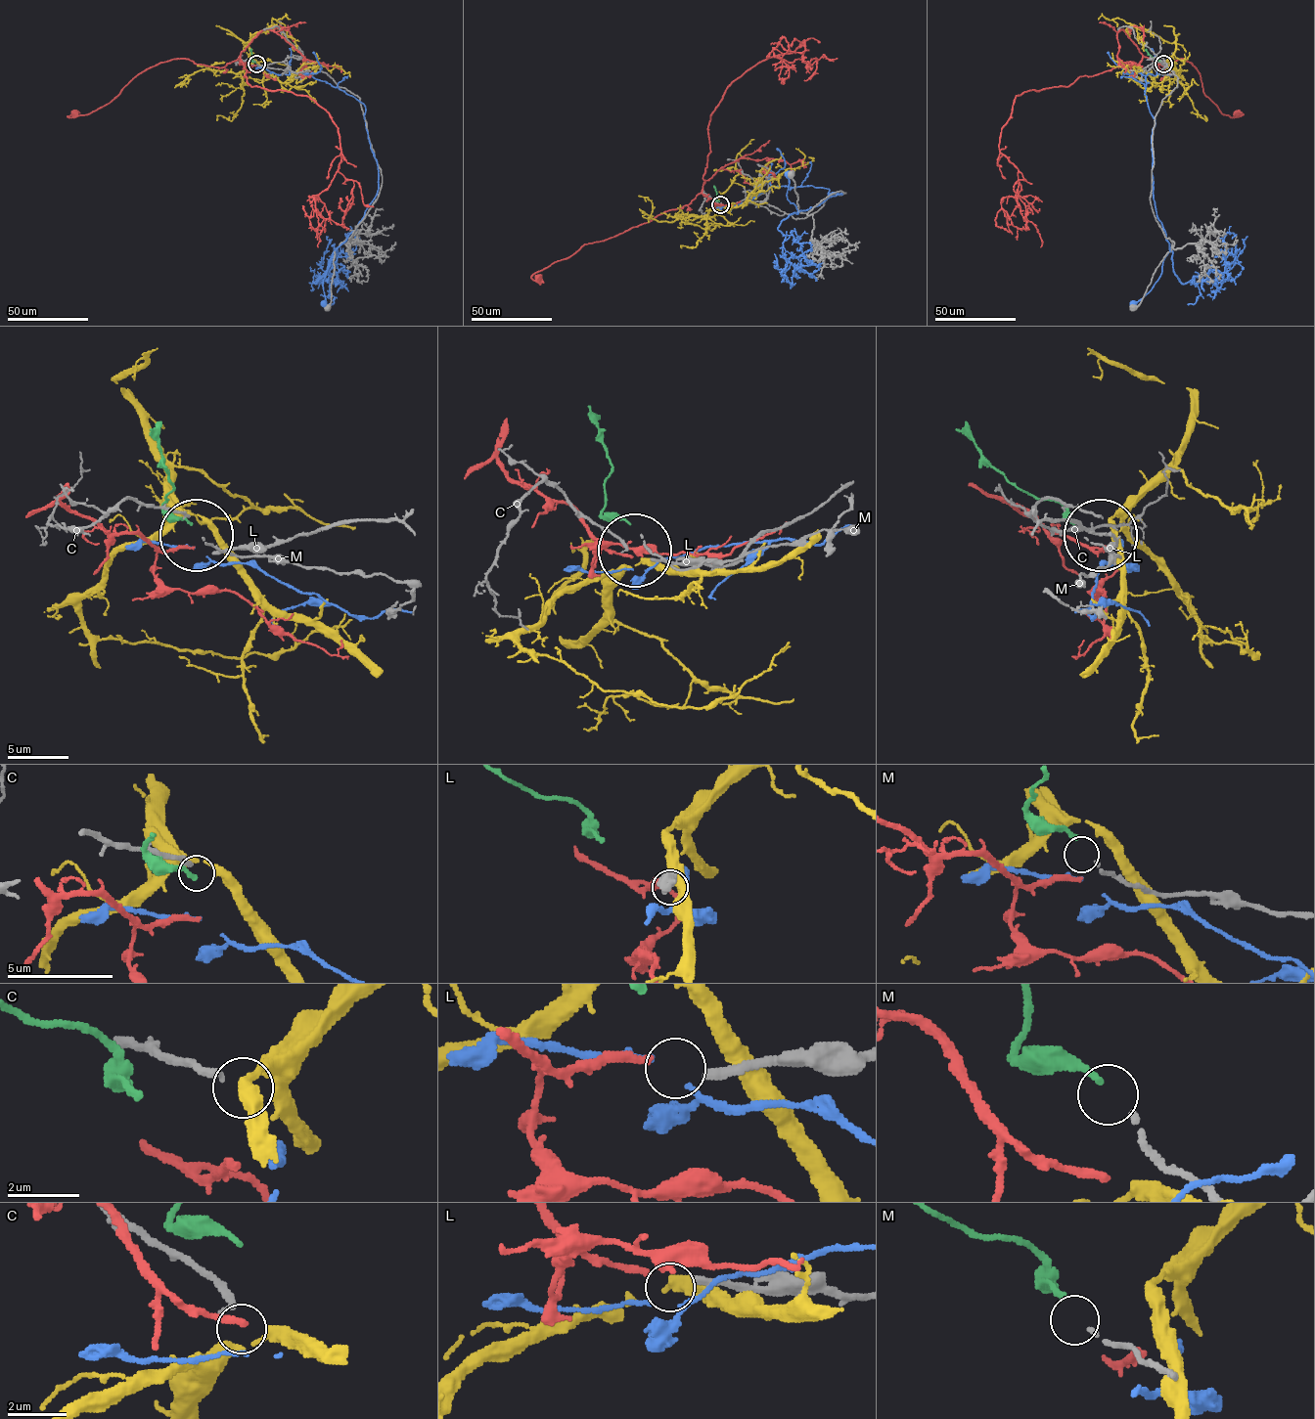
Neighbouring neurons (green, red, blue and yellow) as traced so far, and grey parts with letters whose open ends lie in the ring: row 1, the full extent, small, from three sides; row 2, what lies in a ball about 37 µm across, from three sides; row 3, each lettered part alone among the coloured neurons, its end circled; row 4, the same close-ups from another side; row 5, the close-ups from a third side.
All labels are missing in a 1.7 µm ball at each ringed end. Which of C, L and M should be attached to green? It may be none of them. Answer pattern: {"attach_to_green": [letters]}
{"attach_to_green": ["M"]}

